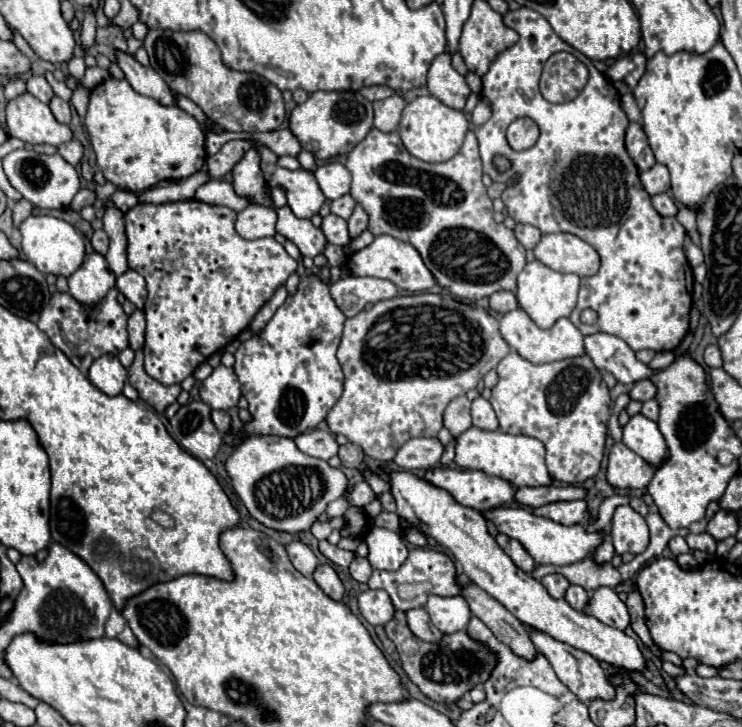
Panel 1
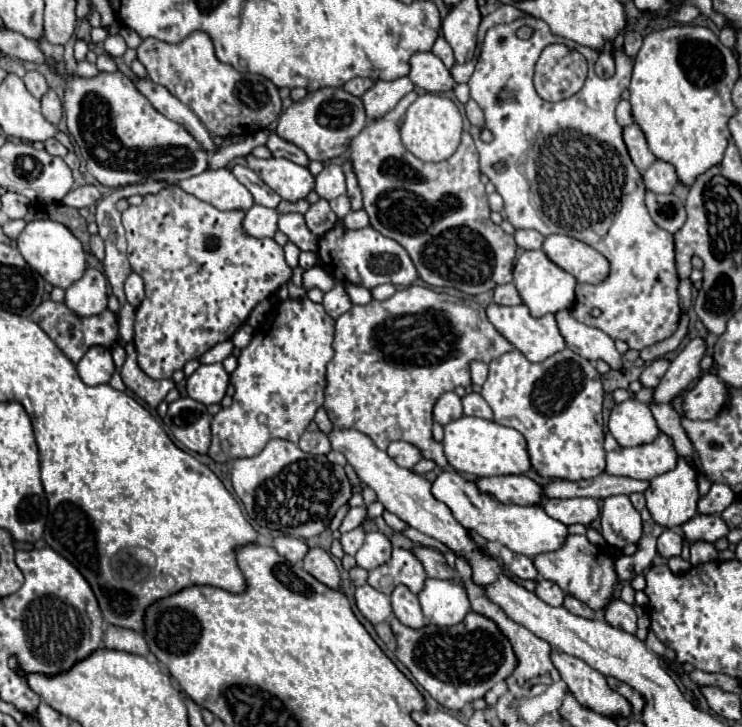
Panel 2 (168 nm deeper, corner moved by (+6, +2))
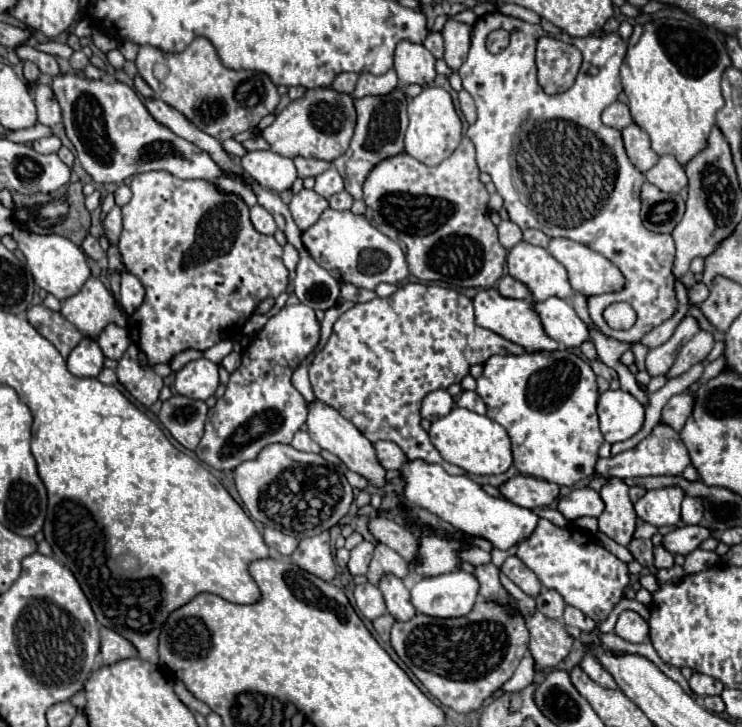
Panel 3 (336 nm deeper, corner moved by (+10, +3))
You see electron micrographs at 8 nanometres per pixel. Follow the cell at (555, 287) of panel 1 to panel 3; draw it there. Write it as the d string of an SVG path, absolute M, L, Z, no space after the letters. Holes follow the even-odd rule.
M516 244L508 252L508 274L530 290L534 302L544 302L552 296L568 300L574 294L566 268L540 246Z

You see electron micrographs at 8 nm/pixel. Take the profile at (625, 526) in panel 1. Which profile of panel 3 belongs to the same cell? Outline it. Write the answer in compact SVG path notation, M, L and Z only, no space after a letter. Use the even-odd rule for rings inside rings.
M610 478L610 482L600 490L600 498L606 504L604 512L598 516L600 532L626 546L636 530L636 512L628 498L628 486L618 478Z

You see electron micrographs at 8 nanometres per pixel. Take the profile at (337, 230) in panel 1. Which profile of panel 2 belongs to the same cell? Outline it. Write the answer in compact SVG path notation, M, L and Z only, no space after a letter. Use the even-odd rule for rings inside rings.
M318 199L318 203L310 205L308 213L304 215L306 227L308 227L314 235L326 233L330 227L334 227L336 219L338 219L338 217L334 215L334 211L330 209L330 205L328 205L326 199Z

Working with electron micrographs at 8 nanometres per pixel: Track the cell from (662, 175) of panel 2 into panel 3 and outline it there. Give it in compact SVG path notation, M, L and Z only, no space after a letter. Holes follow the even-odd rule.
M660 156L658 164L650 168L644 176L650 184L658 186L662 192L680 192L688 182L684 168L676 162L674 156Z

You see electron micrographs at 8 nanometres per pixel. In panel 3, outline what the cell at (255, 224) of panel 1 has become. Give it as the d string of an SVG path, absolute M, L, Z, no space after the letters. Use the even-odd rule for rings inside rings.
M260 204L250 208L250 220L260 234L274 234L276 232L276 222L274 222L272 214L268 210L264 210Z

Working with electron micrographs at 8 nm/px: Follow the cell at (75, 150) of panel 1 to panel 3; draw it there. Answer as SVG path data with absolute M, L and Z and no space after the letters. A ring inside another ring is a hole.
M48 136L48 138L36 140L36 142L32 144L32 148L34 148L36 152L40 152L40 154L52 154L52 152L58 152L60 146L62 146L62 142L60 142L60 138L56 138L56 136Z

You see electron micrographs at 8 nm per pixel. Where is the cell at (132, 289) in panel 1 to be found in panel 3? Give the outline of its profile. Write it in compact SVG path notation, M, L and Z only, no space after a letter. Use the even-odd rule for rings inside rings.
M126 270L120 274L120 278L122 278L120 302L122 302L124 310L126 310L126 314L132 314L144 300L144 288L142 288L140 280L134 274L126 272Z

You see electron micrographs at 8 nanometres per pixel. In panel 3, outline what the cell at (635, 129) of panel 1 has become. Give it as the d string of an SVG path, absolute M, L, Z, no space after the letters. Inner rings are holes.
M636 124L626 126L622 130L622 138L624 138L624 146L626 146L630 162L640 172L650 170L658 162L658 154L650 148L650 138L640 126L636 126Z

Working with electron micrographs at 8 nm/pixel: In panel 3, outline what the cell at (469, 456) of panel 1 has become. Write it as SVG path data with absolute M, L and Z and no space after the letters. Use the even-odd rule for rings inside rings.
M454 406L448 416L432 422L428 434L432 444L436 446L436 450L442 454L446 462L456 464L470 474L480 474L480 476L504 474L512 466L514 458L512 458L510 436L498 422L490 420L488 416L480 416L466 408Z

